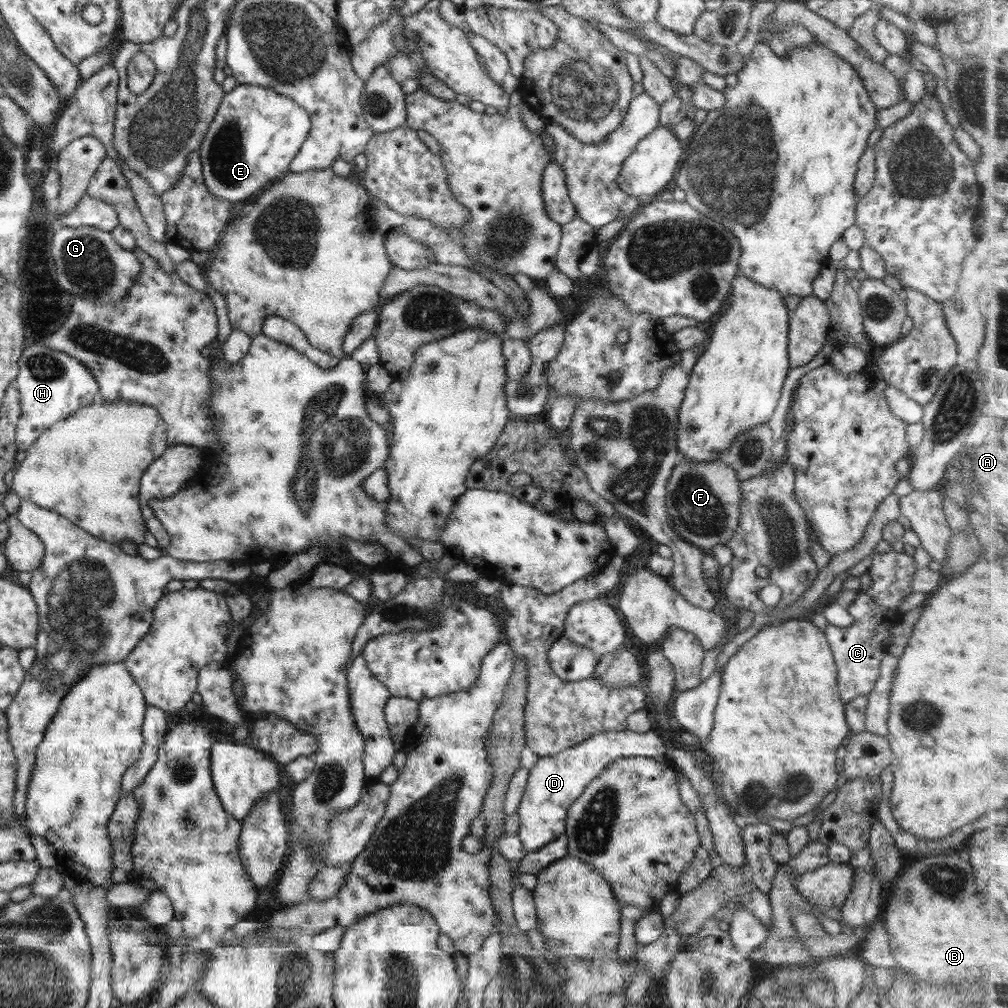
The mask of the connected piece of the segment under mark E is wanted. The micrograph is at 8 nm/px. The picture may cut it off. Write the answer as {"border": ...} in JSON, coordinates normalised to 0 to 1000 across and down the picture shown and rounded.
{"border":[[[236,82],[232,88],[222,92],[217,109],[196,151],[206,190],[231,201],[254,193],[270,182],[280,179],[288,173],[288,163],[304,140],[308,129],[307,114],[288,97],[270,88]]]}

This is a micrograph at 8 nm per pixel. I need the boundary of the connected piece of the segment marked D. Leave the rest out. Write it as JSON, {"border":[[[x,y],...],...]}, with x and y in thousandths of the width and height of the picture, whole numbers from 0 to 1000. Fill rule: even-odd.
{"border":[[[625,724],[599,725],[587,729],[567,742],[535,751],[530,761],[525,764],[523,779],[511,806],[515,810],[515,822],[512,828],[520,841],[523,845],[530,845],[561,827],[565,799],[605,756],[628,750],[654,751],[660,749],[661,743],[659,734],[651,725],[638,727]]]}

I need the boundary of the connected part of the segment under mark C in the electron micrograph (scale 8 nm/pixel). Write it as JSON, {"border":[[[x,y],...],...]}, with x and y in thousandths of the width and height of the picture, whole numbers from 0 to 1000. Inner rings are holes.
{"border":[[[887,546],[869,549],[865,552],[865,561],[860,565],[865,574],[861,585],[853,585],[843,601],[841,609],[845,611],[845,620],[829,623],[825,620],[817,625],[818,632],[825,645],[829,661],[829,677],[833,685],[833,692],[843,696],[850,690],[860,690],[868,682],[872,672],[872,661],[879,649],[878,638],[884,625],[894,617],[895,609],[891,602],[905,588],[905,573],[909,560],[904,548],[893,549]]]}

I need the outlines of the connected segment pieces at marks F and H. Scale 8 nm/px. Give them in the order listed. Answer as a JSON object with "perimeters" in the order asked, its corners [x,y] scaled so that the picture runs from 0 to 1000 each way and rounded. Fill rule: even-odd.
{"perimeters":[[[[679,453],[666,468],[661,481],[661,504],[667,522],[675,534],[696,545],[720,540],[733,523],[735,476],[719,458],[686,458]]],[[[43,339],[34,340],[22,348],[15,377],[21,405],[15,427],[18,446],[27,447],[52,421],[97,397],[98,382],[89,370],[75,355],[54,347]]]]}

